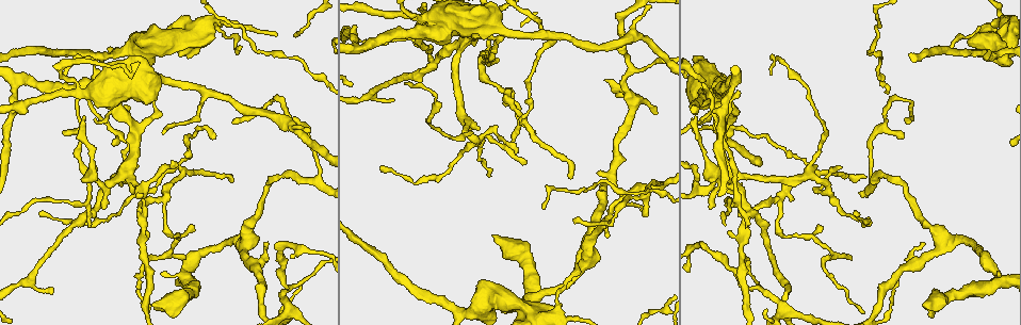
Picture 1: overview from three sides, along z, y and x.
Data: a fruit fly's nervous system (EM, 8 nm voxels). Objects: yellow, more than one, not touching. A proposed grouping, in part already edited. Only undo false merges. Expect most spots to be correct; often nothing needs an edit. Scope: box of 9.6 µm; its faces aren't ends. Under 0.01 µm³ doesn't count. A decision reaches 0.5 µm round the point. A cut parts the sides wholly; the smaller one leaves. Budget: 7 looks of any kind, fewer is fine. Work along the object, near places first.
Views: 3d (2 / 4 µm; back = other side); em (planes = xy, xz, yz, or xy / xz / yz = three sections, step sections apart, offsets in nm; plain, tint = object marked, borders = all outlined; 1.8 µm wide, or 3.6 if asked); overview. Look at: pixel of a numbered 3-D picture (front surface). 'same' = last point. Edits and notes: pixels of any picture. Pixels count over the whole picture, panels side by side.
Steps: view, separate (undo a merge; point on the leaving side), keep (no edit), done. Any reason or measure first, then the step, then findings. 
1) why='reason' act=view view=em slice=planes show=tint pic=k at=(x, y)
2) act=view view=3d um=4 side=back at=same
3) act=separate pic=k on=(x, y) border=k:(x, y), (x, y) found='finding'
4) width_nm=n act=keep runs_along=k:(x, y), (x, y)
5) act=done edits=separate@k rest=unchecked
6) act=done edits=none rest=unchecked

why='side arm on a straight run' act=view view=3d um=4 pic=1 at=(162, 201)

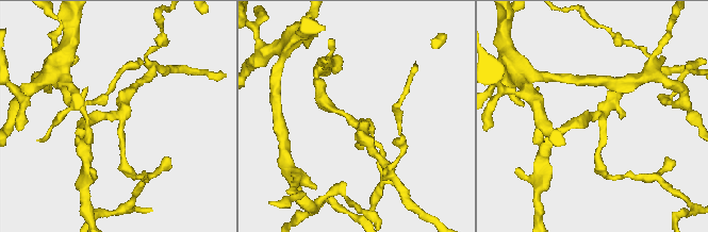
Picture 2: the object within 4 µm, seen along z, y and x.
arms=3 why='need the tissue' act=view view=em slice=planes show=plain pic=2 at=(118, 116)

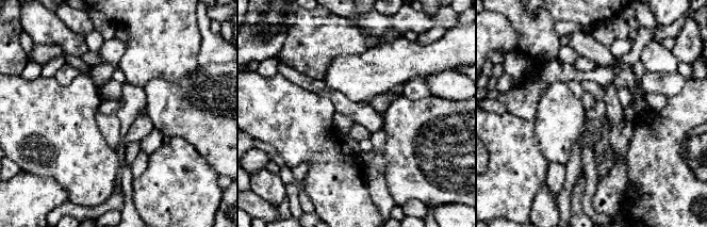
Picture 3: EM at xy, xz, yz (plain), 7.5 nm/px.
act=view view=em slice=planes show=tint at=same

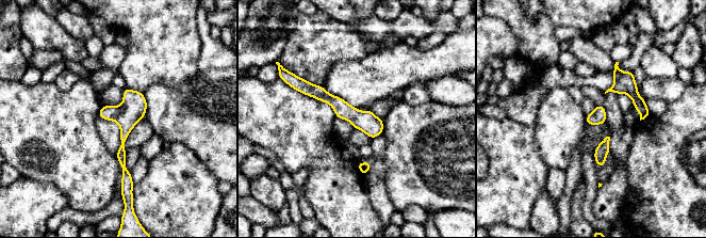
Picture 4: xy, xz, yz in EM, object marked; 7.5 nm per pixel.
width_nm=120 act=keep runs_along=4:(127, 91), (124, 183) found='one neuron here'

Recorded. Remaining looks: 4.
why='small branch off a trunk' act=view view=em slice=xz step=4 show=tint pic=1 at=(215, 24)

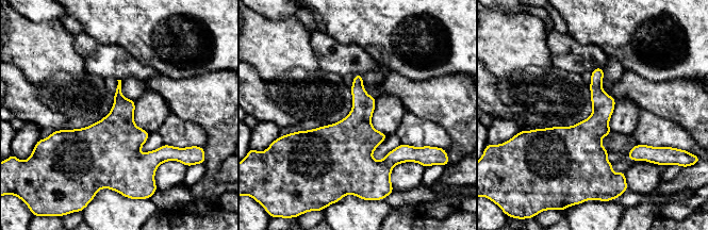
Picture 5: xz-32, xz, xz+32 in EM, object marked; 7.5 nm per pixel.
act=view view=em slice=planes show=borders at=same

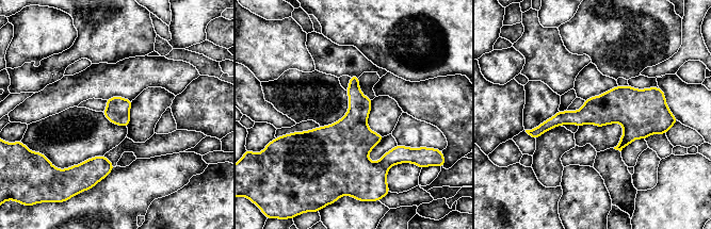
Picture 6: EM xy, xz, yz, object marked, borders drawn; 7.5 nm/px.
act=keep runs_along=6:(657, 111), (594, 111), (531, 132) found='all the same neuron'

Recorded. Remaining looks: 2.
act=done edits=none rest=unchecked

